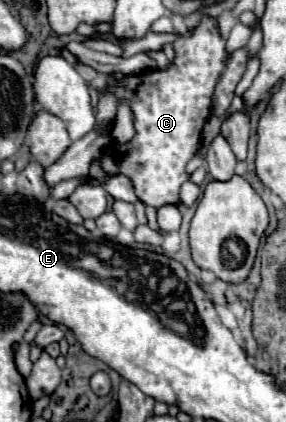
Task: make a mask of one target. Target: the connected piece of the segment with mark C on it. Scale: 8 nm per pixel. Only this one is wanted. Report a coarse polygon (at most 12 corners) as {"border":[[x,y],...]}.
{"border":[[211,17],[167,71],[125,77],[137,135],[111,145],[151,207],[181,203],[227,61]]}

